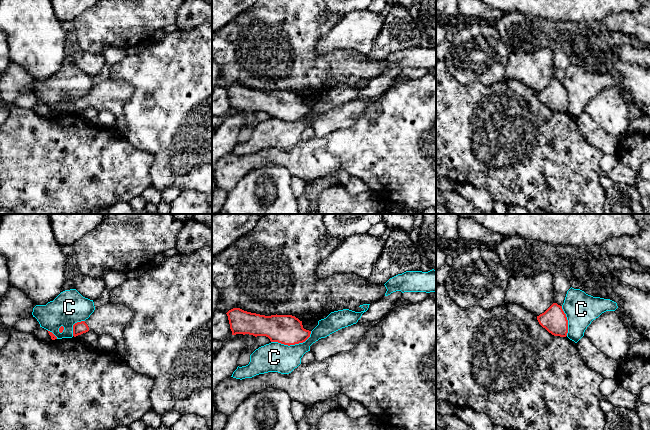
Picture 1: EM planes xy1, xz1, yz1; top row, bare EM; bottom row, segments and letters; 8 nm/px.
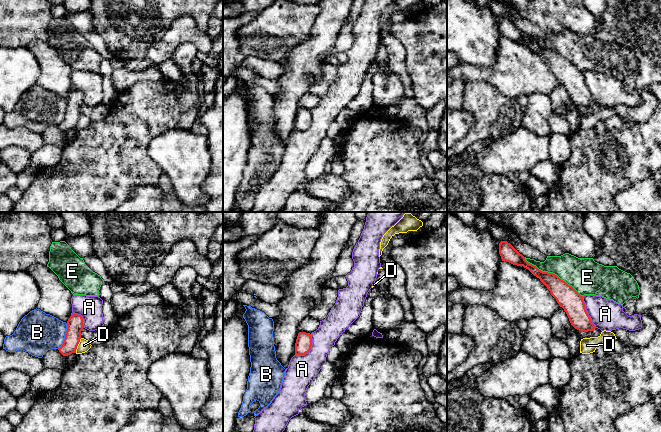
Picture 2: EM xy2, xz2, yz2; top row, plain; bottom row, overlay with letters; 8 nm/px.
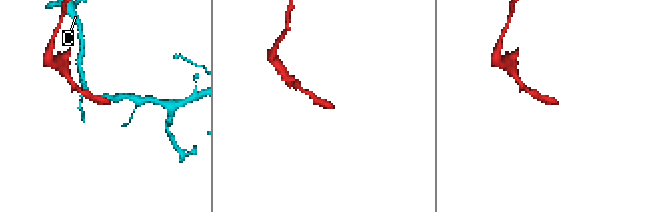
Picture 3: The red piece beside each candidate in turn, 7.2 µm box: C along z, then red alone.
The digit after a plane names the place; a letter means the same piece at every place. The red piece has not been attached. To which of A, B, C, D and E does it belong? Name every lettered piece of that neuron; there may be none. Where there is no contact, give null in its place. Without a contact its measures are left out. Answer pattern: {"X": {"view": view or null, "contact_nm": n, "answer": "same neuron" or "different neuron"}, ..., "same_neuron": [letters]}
{"A": {"view": "yz2", "contact_nm": 280, "answer": "different neuron"}, "B": {"view": "xy2", "contact_nm": 220, "answer": "different neuron"}, "C": {"view": "xz1", "contact_nm": 340, "answer": "different neuron"}, "D": {"view": "xy2", "contact_nm": 130, "answer": "different neuron"}, "E": {"view": "yz2", "contact_nm": 550, "answer": "different neuron"}, "same_neuron": []}

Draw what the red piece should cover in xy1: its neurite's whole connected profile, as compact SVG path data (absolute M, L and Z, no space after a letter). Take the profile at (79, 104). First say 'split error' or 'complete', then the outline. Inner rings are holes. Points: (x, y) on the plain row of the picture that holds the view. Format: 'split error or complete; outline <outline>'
split error; outline M109 79L97 83L88 95L73 101L73 112L76 113L88 107L95 108L97 111L111 111L117 117L116 128L125 134L123 107L132 92L131 85L124 81Z

